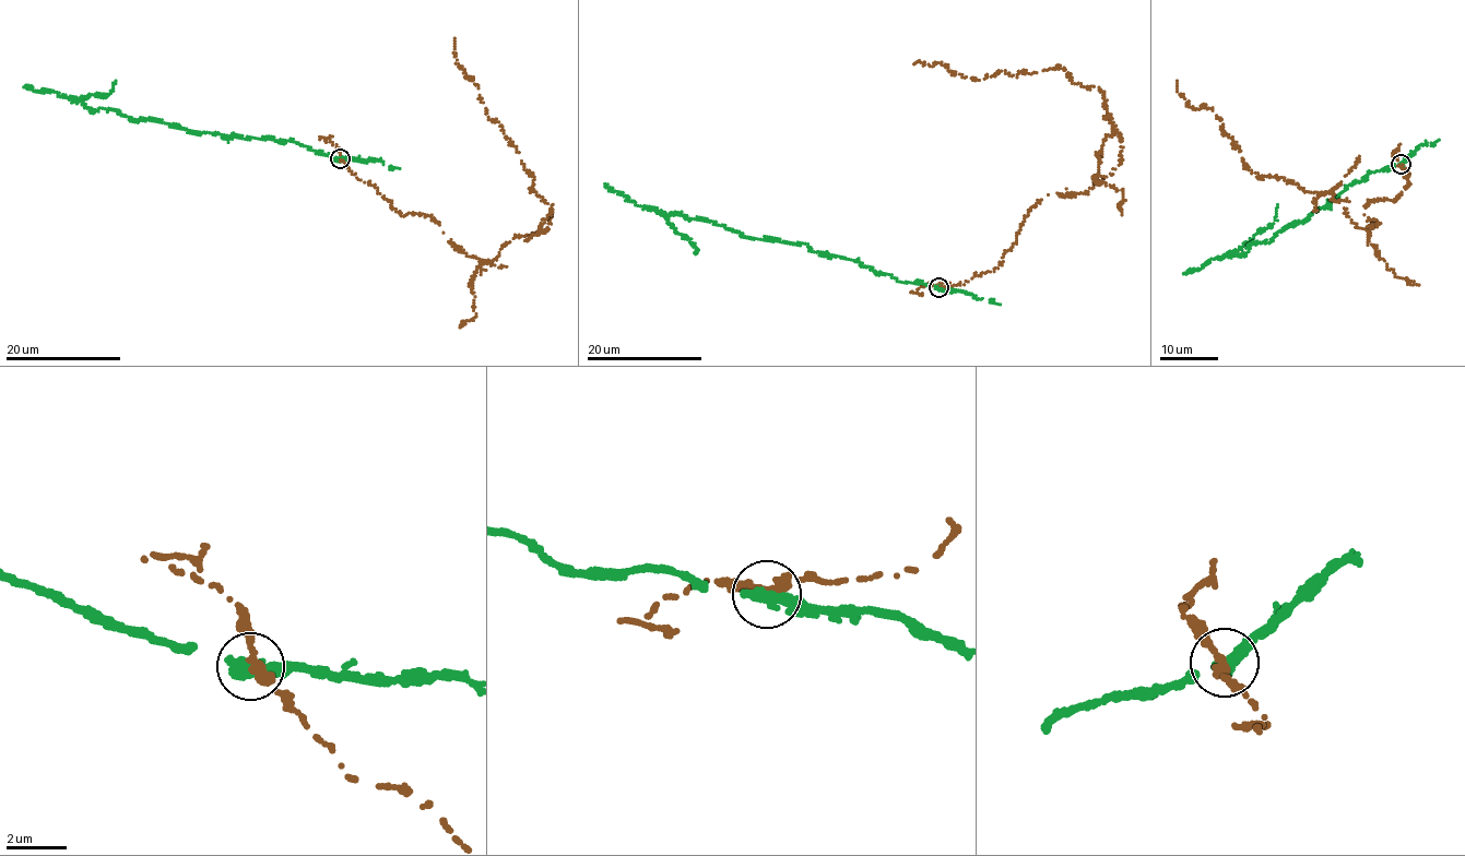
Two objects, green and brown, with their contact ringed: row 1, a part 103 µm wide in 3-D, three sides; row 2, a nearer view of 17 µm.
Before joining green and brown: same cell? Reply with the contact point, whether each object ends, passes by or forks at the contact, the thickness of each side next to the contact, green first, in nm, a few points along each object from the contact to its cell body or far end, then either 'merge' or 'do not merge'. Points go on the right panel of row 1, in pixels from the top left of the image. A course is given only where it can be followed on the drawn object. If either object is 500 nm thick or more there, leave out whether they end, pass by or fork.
place (1401, 164); calibres 550 and 320 nm; course green (1401, 164), (1372, 171), (1304, 221), (1266, 242), (1252, 242), (1247, 253), (1236, 252), (1183, 274); course brown (1399, 164), (1409, 183), (1356, 227), (1346, 200), (1247, 167), (1177, 81); do not merge

